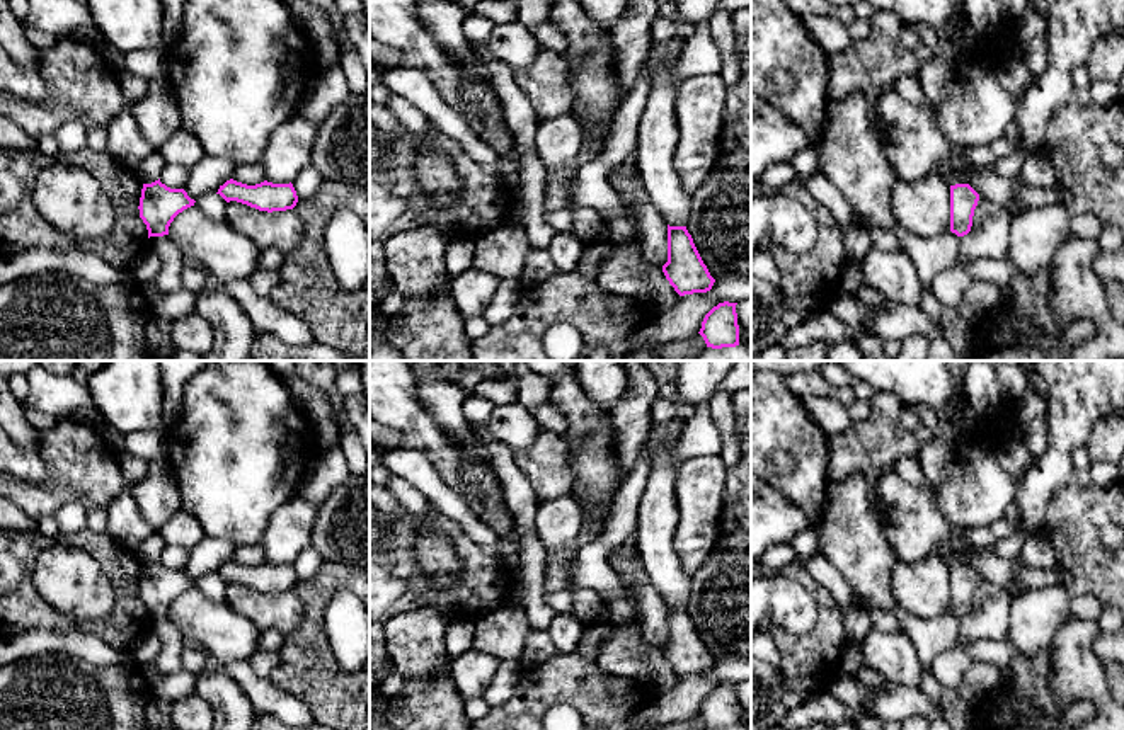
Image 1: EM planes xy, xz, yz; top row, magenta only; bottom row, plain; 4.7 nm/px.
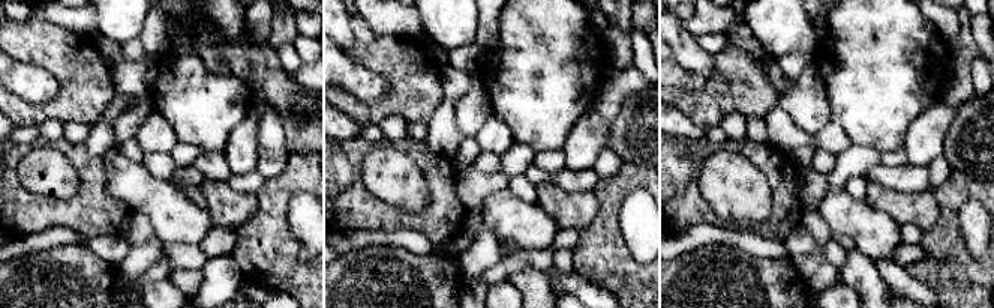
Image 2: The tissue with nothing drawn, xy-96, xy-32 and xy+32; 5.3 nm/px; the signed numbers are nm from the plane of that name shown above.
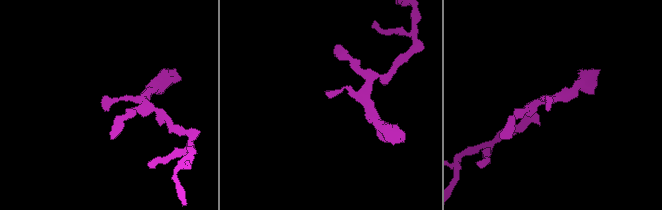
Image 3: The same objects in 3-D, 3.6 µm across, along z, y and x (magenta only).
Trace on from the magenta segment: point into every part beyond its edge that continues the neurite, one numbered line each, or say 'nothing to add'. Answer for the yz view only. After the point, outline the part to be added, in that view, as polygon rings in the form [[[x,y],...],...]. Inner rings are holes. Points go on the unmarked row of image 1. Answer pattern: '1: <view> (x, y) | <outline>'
nothing to add

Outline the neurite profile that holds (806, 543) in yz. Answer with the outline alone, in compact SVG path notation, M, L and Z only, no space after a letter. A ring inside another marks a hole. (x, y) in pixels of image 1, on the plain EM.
M800 531L799 534L794 536L790 545L799 555L804 555L804 556L812 556L821 551L819 533L816 531Z

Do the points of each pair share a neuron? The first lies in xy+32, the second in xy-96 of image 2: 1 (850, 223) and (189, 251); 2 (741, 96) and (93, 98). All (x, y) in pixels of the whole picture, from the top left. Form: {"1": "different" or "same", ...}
{"1": "different", "2": "same"}

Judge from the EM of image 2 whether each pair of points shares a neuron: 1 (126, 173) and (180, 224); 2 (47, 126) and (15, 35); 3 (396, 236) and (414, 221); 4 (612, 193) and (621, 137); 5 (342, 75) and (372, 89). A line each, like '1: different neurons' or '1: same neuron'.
1: same neuron
2: different neurons
3: different neurons
4: different neurons
5: same neuron

